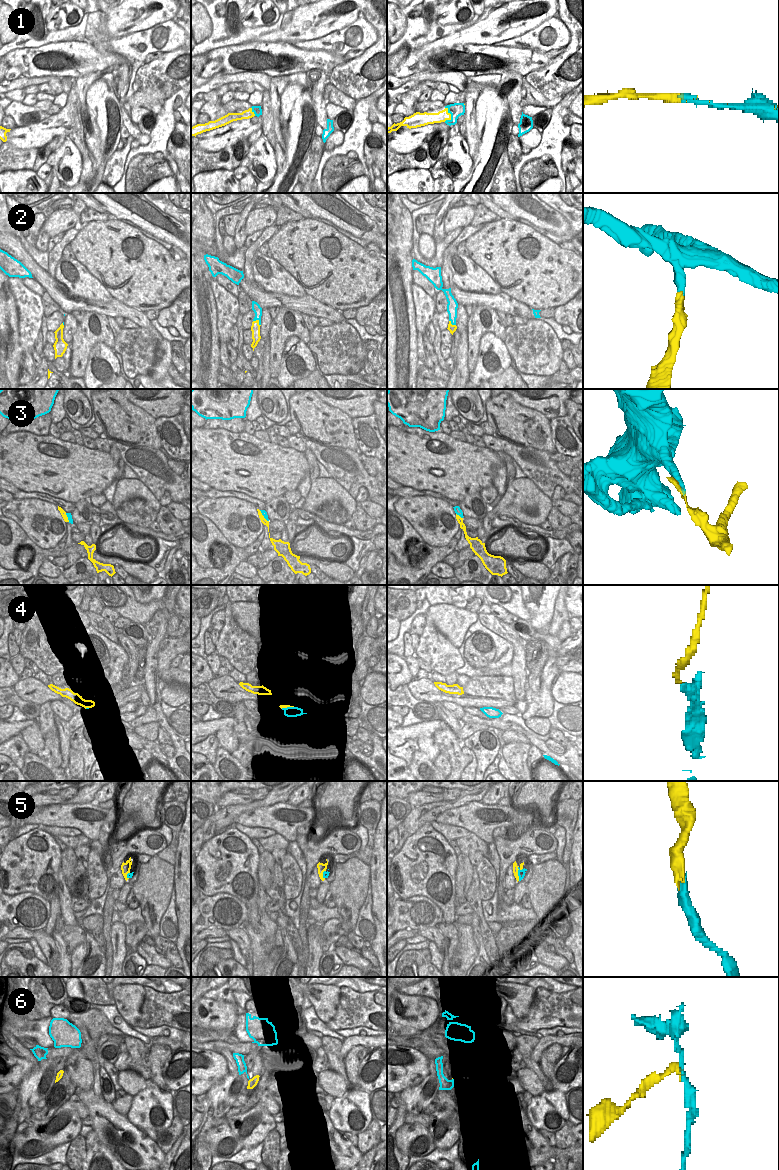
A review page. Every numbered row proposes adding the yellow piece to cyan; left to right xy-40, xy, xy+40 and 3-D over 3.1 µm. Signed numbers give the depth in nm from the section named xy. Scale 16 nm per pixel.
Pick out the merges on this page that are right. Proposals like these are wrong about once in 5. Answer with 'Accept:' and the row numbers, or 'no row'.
Accept: 1, 4, 5.

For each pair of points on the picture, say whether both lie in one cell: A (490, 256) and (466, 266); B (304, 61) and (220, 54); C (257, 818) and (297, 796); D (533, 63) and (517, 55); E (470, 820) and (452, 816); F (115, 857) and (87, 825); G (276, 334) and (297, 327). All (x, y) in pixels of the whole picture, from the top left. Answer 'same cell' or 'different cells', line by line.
A: different cells
B: same cell
C: different cells
D: same cell
E: same cell
F: different cells
G: same cell

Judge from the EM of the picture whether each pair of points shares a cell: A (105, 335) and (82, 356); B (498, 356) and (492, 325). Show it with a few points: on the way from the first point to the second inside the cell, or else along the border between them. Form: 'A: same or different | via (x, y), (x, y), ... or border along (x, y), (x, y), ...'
A: same | via (98, 336), (83, 349)
B: different | border along (503, 342), (486, 332), (478, 351)

